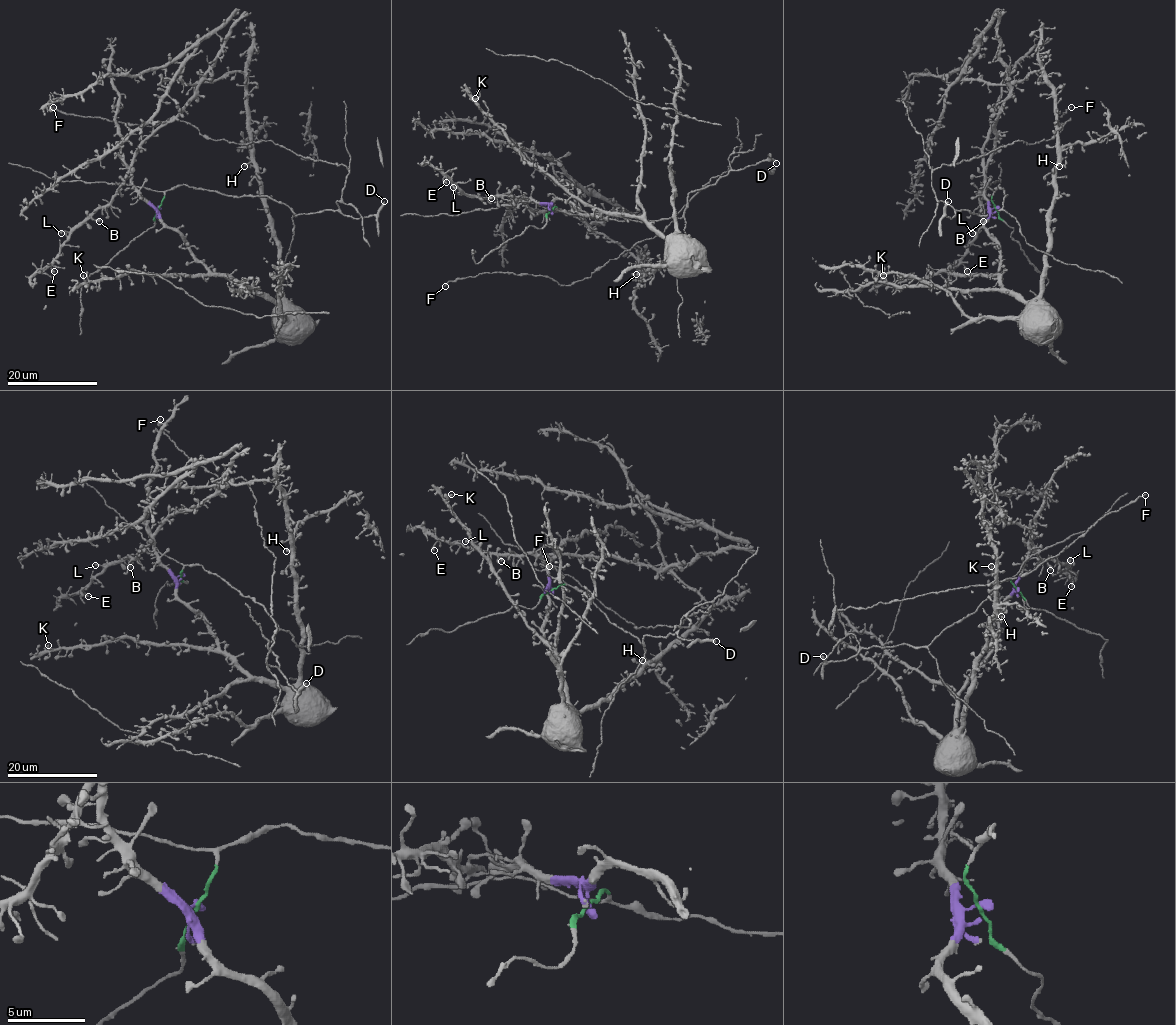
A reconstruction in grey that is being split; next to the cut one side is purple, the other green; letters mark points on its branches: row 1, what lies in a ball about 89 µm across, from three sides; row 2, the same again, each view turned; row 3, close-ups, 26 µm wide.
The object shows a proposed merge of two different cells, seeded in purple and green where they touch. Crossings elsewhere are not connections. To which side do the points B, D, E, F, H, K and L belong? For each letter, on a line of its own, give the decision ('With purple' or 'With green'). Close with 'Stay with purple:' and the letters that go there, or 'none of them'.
B: With green
D: With green
E: With green
F: With green
H: With purple
K: With purple
L: With green
Stay with purple: H, K

